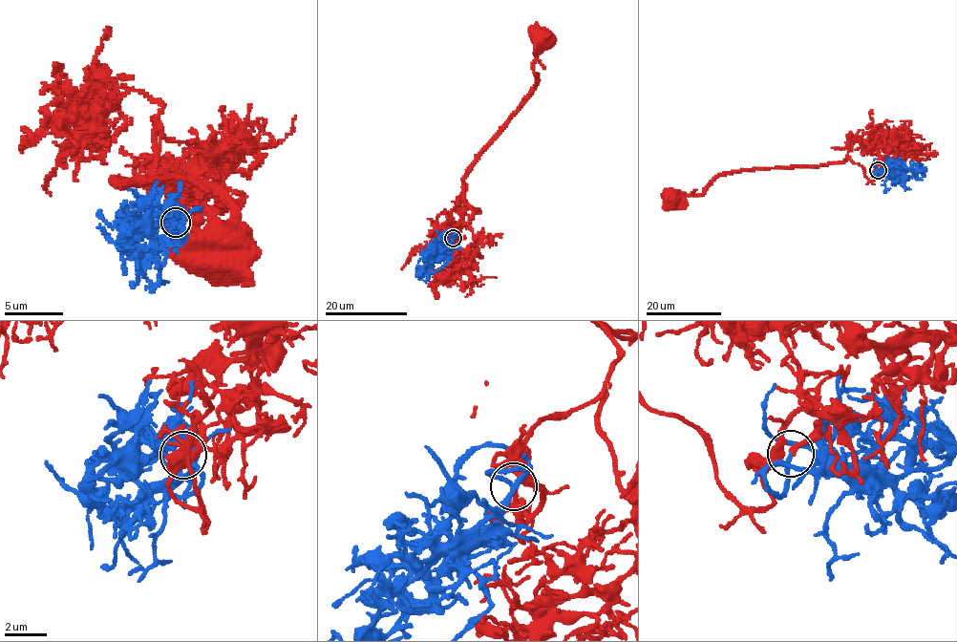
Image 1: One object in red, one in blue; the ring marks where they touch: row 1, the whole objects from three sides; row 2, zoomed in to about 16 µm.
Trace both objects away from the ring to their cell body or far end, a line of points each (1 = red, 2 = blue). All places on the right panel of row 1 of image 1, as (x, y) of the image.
1: (878, 171), (882, 162), (870, 180), (846, 157), (742, 169), (724, 172), (702, 194), (669, 192), (671, 201)
2: (878, 171), (888, 174), (898, 163), (914, 173), (926, 169)

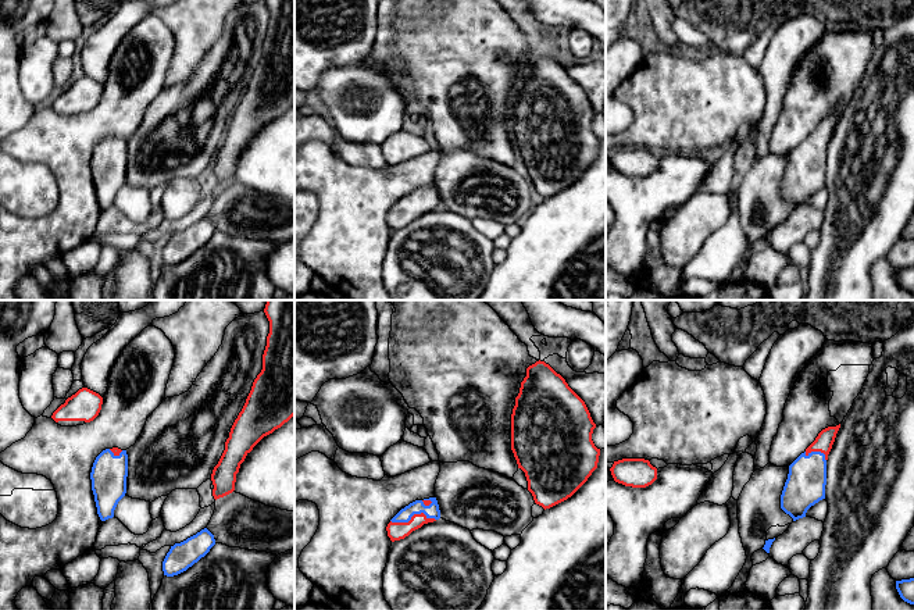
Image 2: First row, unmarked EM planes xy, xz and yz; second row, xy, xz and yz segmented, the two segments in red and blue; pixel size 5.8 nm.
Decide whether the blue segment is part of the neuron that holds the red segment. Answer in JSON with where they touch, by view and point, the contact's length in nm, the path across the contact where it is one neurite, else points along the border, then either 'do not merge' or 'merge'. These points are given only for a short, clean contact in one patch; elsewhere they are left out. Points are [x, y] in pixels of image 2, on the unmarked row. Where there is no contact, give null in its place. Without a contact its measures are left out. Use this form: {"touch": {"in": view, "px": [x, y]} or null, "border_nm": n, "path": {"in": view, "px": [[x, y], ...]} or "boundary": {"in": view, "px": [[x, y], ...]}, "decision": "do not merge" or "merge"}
{"touch": {"in": "xz", "px": [413, 204]}, "border_nm": 260, "decision": "merge"}

